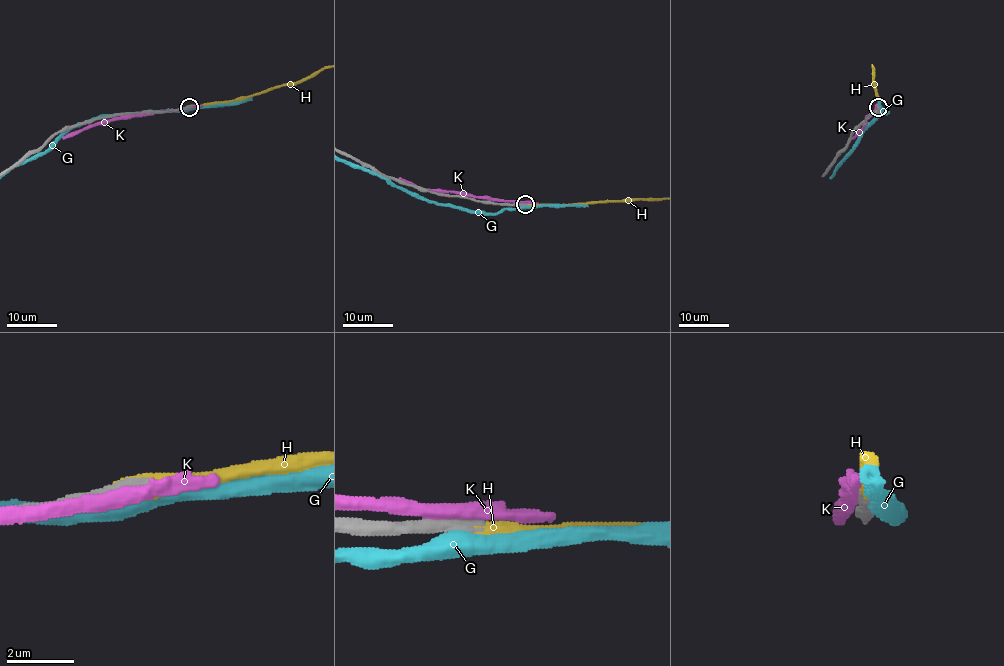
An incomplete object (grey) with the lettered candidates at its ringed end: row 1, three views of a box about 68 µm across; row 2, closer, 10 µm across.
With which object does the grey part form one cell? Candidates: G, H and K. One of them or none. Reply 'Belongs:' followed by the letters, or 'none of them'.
Belongs: H

